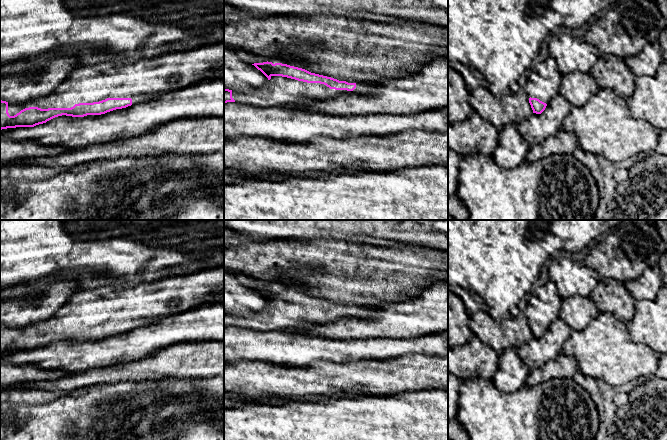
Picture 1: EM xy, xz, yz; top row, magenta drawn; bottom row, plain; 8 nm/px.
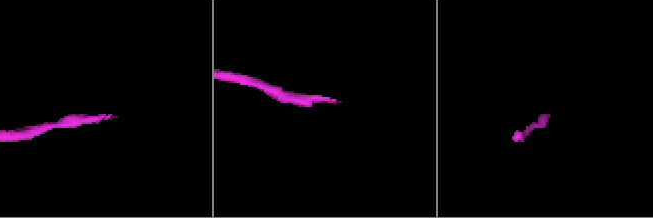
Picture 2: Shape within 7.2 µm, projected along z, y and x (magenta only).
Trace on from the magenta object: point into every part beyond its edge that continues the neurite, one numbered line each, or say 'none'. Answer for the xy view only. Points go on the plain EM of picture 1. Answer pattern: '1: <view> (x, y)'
1: xy (176, 291)

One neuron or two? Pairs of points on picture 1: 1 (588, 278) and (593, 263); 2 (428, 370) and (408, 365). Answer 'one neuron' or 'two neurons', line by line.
1: two neurons
2: one neuron

